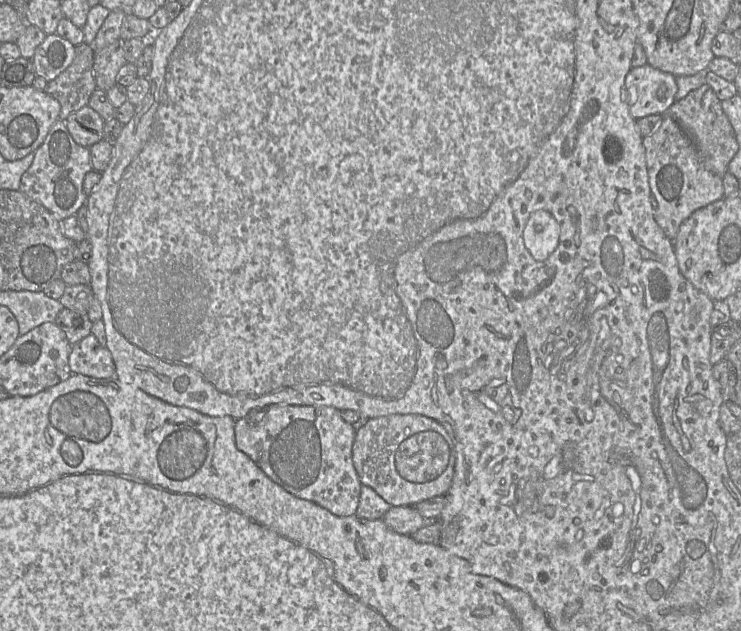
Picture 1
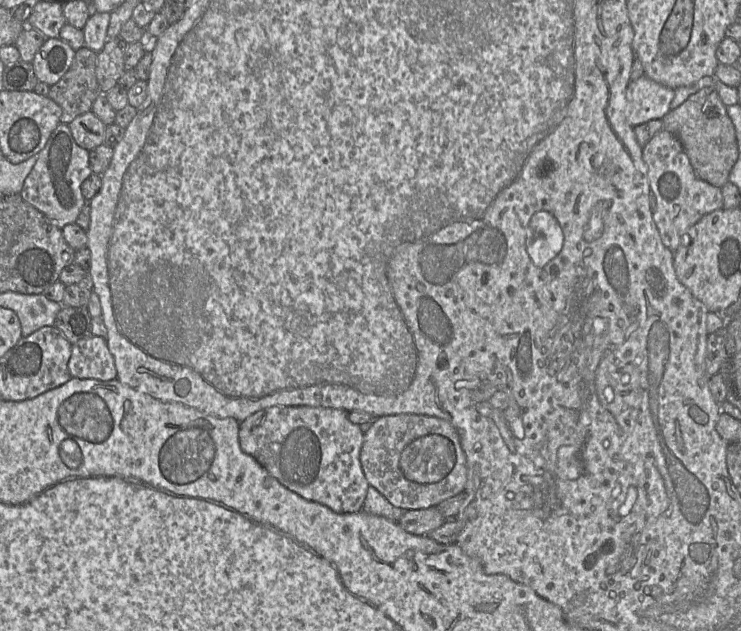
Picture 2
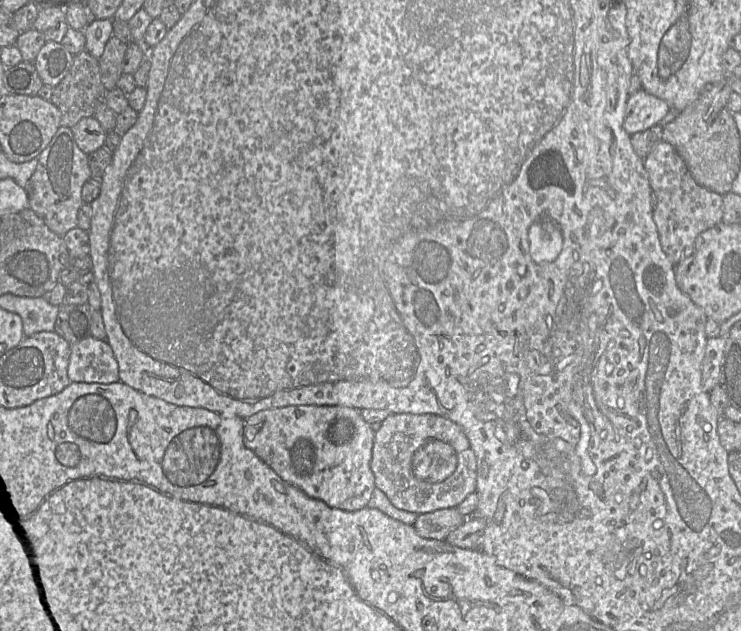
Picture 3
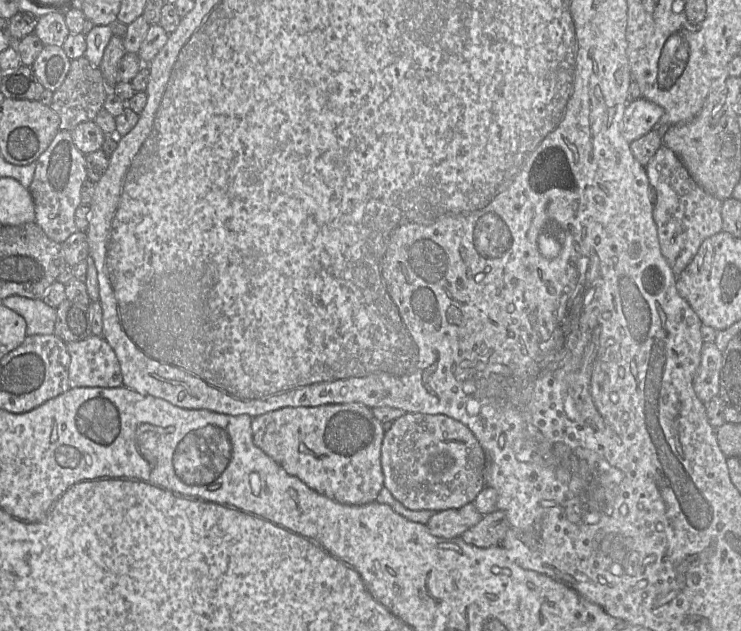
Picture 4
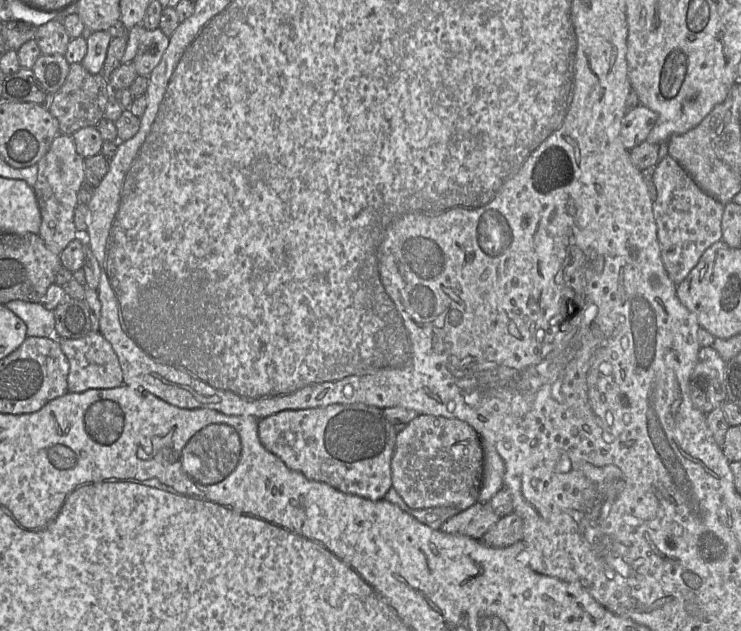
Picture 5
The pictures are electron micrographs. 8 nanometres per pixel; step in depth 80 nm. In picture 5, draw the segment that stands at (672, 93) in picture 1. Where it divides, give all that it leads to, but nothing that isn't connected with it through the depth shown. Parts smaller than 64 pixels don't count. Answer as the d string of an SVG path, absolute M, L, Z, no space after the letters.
M641 104L626 112L620 130L620 137L624 147L630 151L646 141L656 121L657 114Z

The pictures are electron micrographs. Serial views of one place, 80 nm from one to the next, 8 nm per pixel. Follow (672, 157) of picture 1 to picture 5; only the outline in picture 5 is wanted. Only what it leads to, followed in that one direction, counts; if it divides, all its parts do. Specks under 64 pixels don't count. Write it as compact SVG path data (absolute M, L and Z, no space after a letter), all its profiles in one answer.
M670 155L659 160L650 171L650 179L656 189L653 212L661 258L668 276L679 285L697 265L705 250L722 240L724 205L701 190Z

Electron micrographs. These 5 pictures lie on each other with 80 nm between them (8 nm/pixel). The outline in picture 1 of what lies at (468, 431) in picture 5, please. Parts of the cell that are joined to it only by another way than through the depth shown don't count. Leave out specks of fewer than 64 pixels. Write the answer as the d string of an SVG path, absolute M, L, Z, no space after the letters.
M393 414L370 418L356 431L352 460L362 485L370 486L391 506L415 506L448 493L454 477L456 452L447 428L438 421L417 414Z

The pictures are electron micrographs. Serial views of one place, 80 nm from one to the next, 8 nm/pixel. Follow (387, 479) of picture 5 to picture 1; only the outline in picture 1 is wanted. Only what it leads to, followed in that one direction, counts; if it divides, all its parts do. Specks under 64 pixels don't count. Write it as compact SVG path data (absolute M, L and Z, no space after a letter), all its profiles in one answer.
M270 405L262 409L252 410L246 416L236 420L234 433L237 448L253 460L271 480L280 485L287 492L298 498L312 501L337 516L353 516L355 514L362 486L352 460L352 448L356 431L352 424L342 419L338 409L328 406Z

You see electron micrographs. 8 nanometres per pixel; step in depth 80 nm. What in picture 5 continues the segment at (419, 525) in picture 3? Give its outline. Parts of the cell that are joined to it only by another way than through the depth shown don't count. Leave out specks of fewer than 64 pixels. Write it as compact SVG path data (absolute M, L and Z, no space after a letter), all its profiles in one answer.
M476 502L467 509L449 518L439 528L444 533L481 539L496 524L501 516L493 511L489 502Z

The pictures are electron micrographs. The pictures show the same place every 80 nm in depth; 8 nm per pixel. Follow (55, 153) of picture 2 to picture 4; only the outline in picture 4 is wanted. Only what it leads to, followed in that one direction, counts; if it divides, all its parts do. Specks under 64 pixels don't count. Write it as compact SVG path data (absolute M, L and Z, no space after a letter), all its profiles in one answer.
M59 130L36 160L36 170L28 188L34 202L35 222L52 241L62 244L78 231L75 213L81 204L81 189L87 179L85 155L76 147L69 131Z

